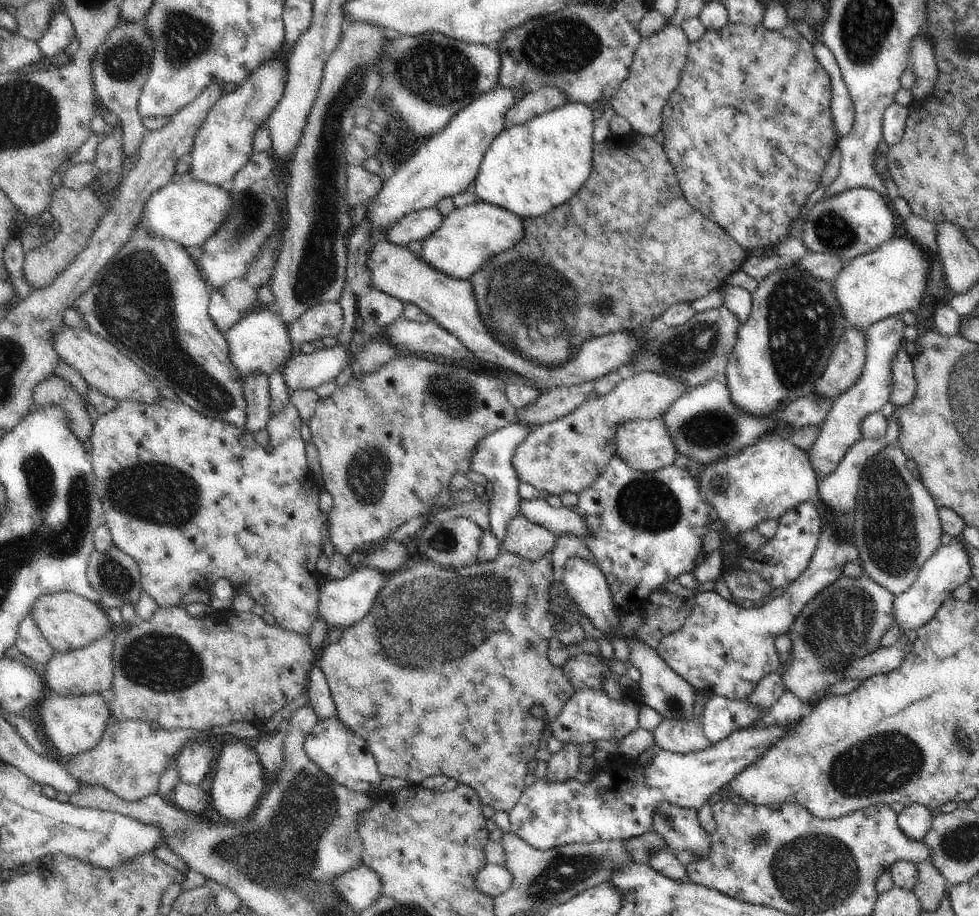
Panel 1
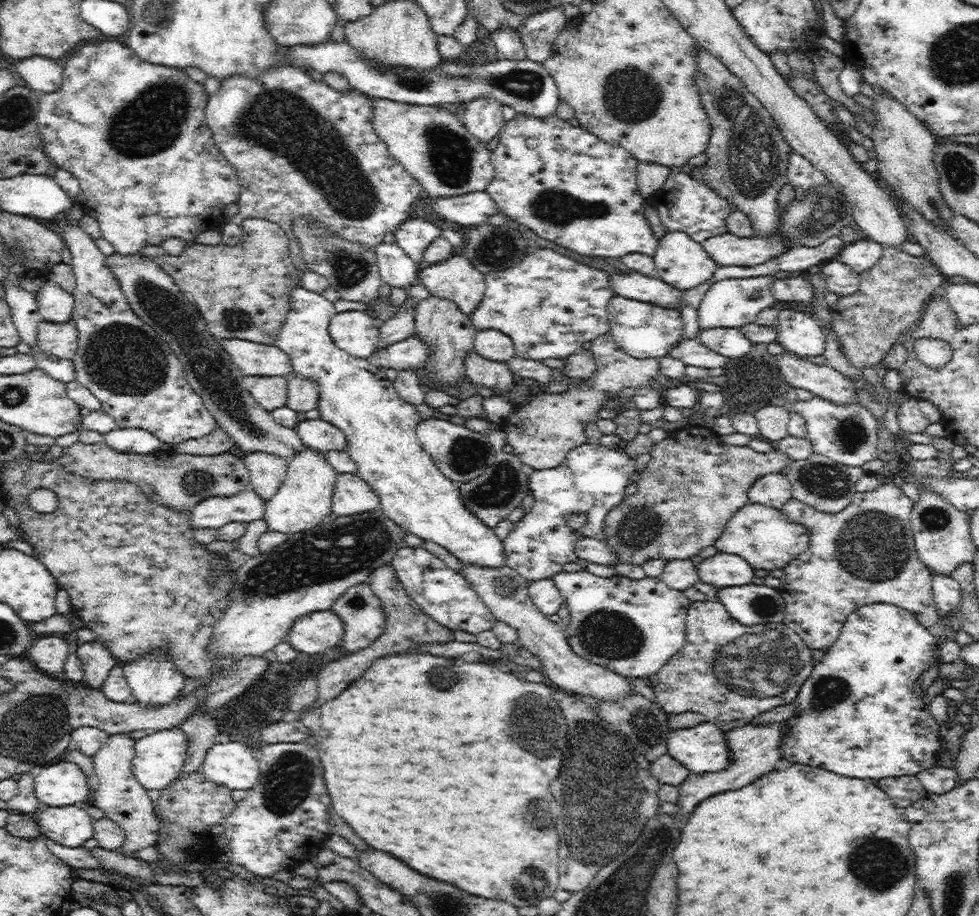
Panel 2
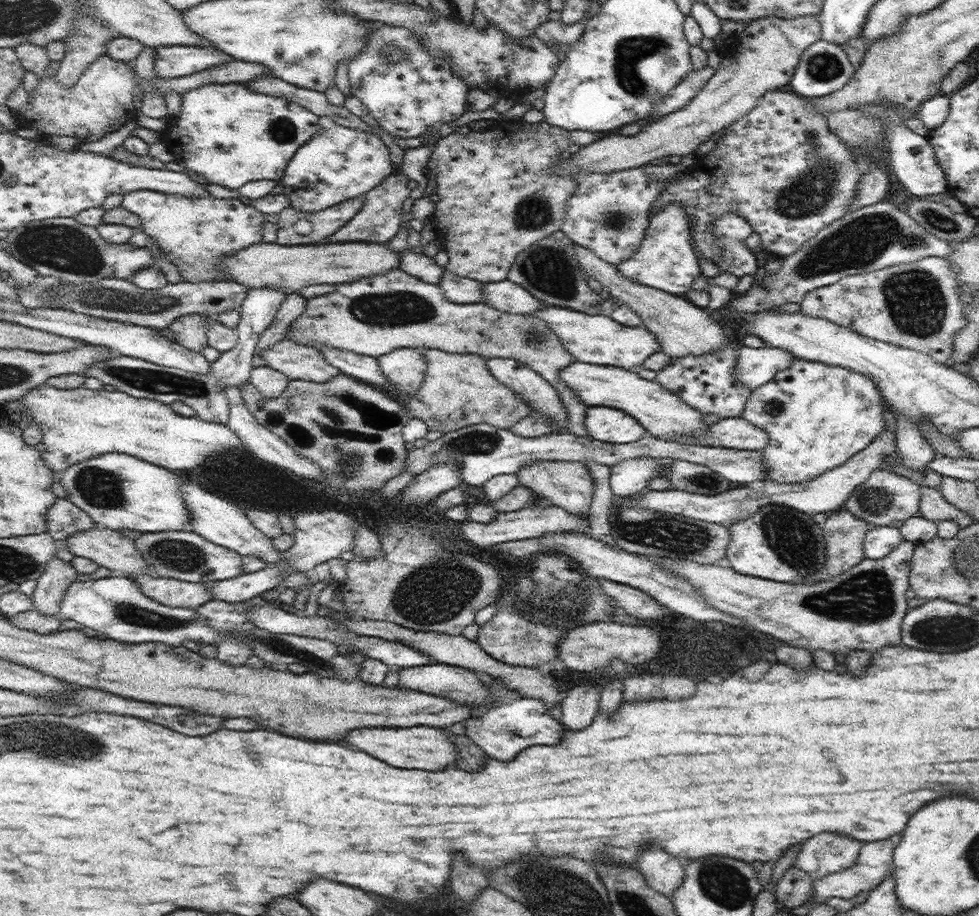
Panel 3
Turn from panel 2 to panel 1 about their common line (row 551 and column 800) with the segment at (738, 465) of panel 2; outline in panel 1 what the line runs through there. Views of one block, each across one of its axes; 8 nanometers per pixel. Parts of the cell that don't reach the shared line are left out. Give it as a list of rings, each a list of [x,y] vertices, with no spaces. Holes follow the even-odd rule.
[[[841,574],[839,580],[809,600],[787,632],[791,652],[789,660],[779,668],[785,692],[793,692],[805,706],[821,702],[817,698],[825,696],[829,686],[835,682],[845,680],[845,672],[853,662],[881,648],[881,636],[893,626],[895,620],[893,602],[895,596],[867,574],[859,578],[847,578]]]

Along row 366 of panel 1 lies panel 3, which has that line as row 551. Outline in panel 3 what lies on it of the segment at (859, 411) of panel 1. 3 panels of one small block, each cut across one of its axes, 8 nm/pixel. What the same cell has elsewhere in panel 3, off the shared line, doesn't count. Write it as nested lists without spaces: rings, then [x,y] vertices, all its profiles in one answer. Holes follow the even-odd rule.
[[[871,526],[869,532],[865,534],[865,540],[863,540],[865,558],[881,560],[891,550],[895,550],[901,542],[903,542],[903,536],[901,536],[899,528],[891,528],[891,526],[875,526],[873,528]]]

